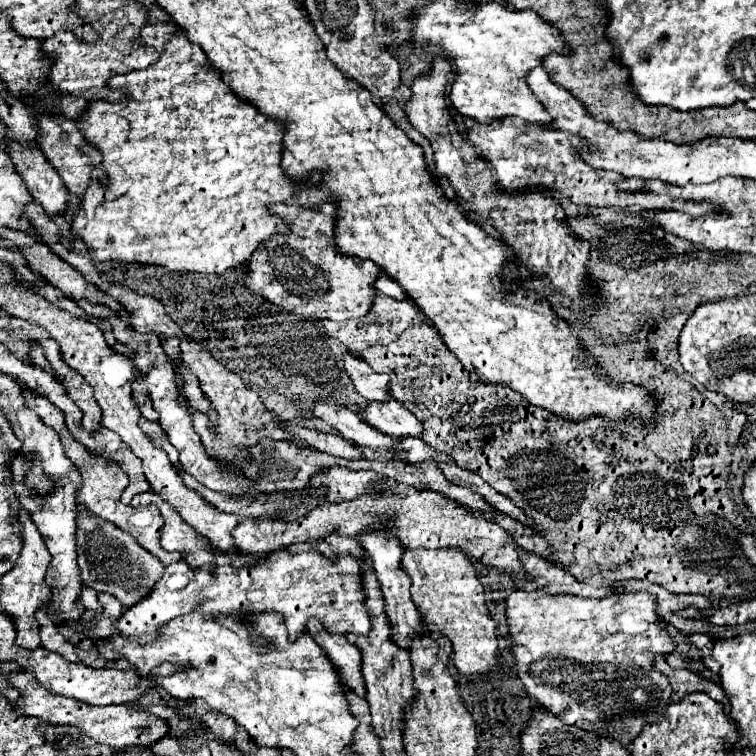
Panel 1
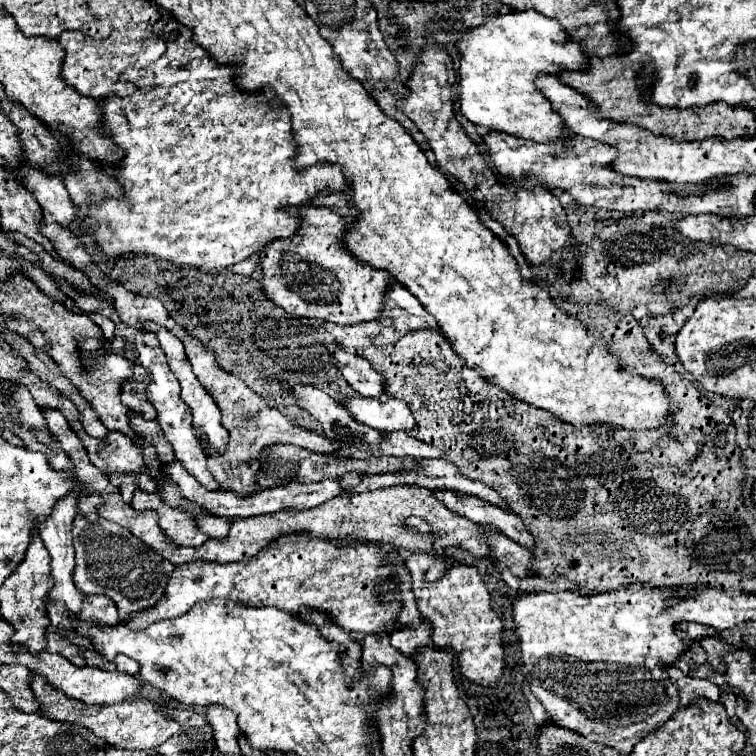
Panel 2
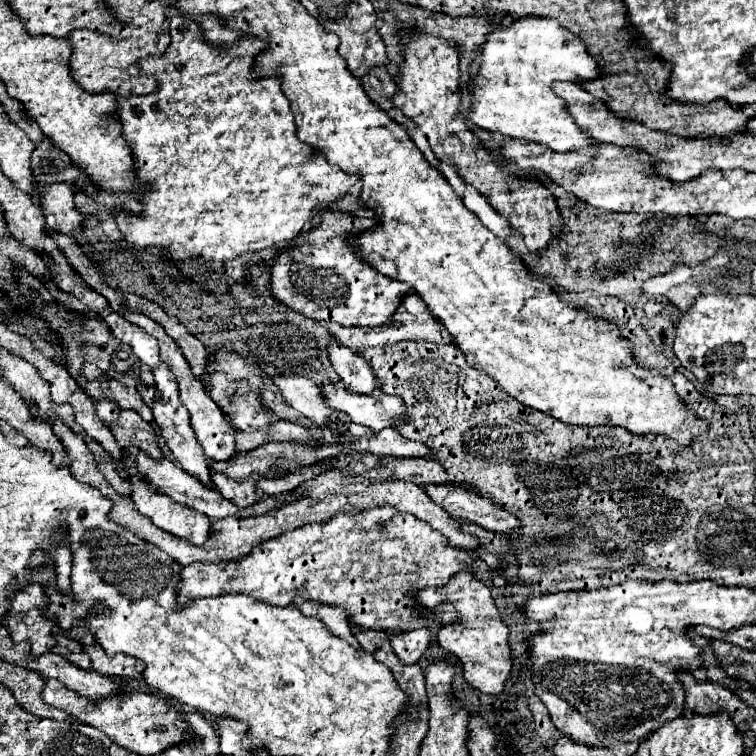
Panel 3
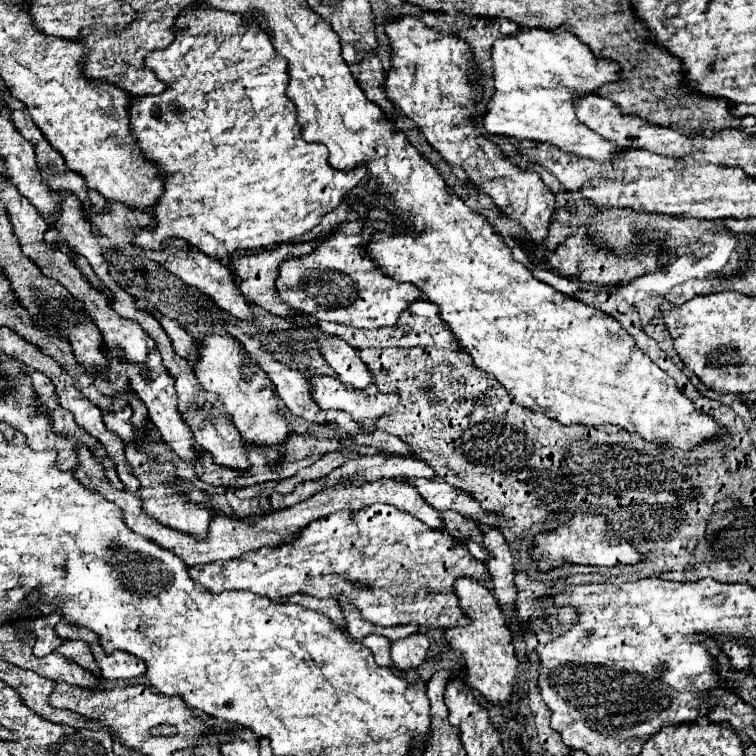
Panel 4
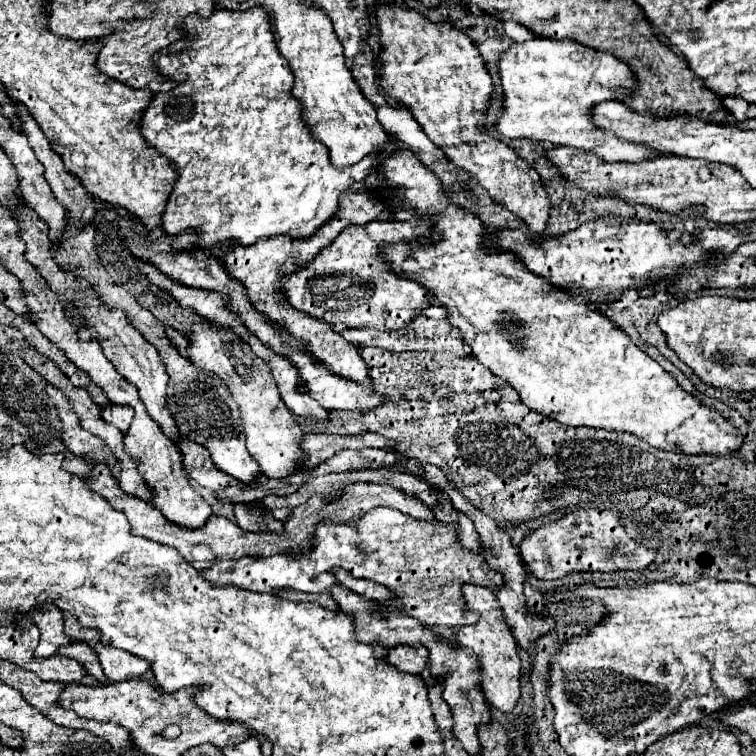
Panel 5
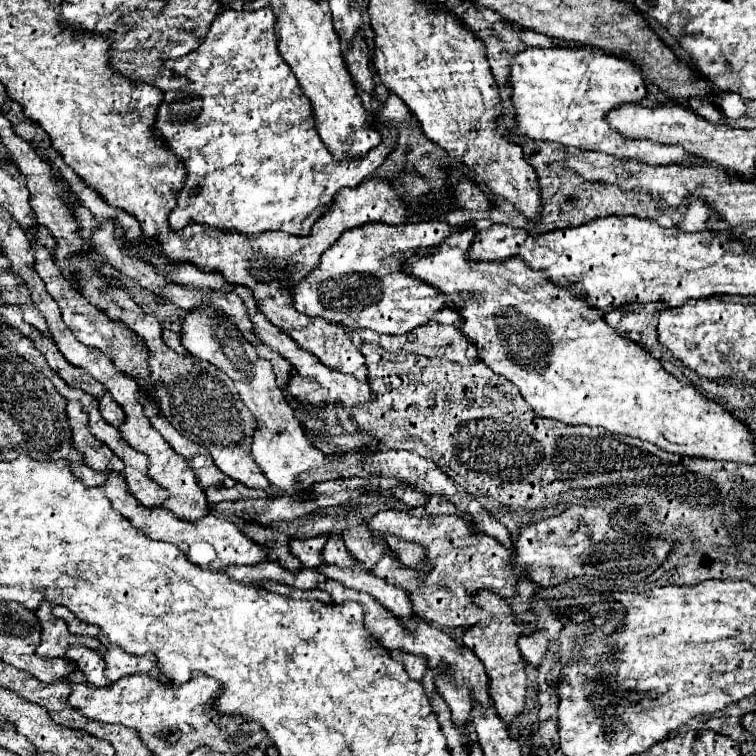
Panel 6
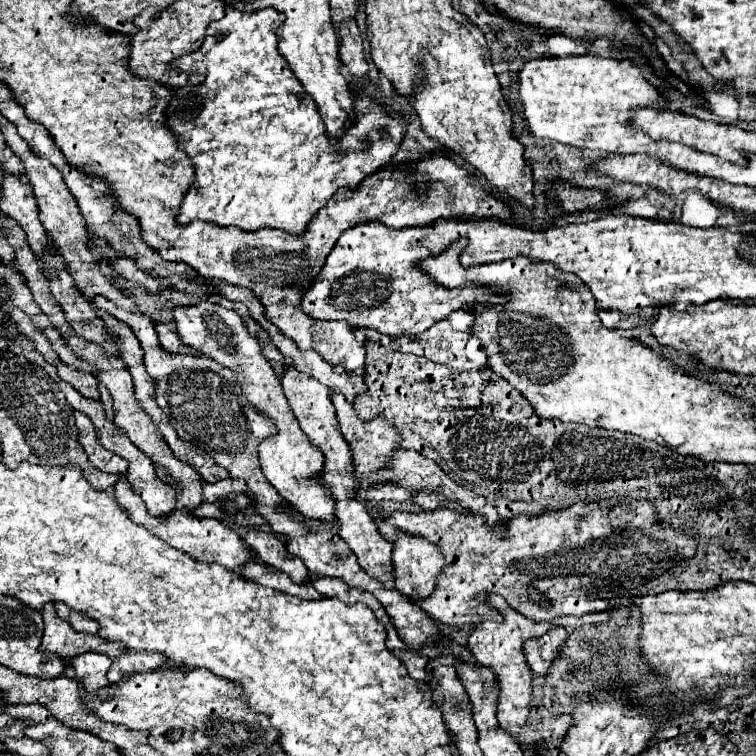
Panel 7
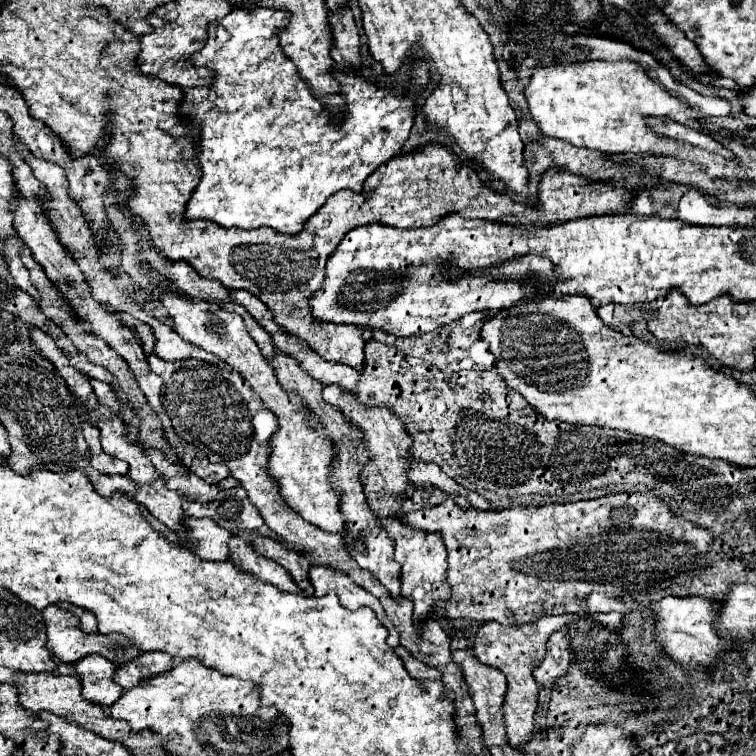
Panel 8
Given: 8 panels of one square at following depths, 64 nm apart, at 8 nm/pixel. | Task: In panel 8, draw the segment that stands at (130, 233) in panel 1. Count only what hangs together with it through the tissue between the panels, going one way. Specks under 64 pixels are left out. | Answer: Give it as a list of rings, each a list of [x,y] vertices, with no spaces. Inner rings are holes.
[[[232,10],[222,18],[222,25],[216,27],[212,22],[208,26],[204,48],[190,56],[192,66],[214,70],[214,78],[210,86],[184,88],[184,100],[178,104],[178,116],[186,124],[198,128],[194,144],[204,174],[186,204],[188,220],[204,218],[224,228],[236,226],[244,230],[270,226],[282,234],[298,234],[304,222],[324,206],[332,194],[342,188],[360,192],[366,176],[396,156],[410,134],[414,124],[414,94],[428,84],[428,68],[424,64],[414,70],[414,86],[406,98],[380,90],[360,76],[334,70],[346,100],[348,116],[338,128],[332,128],[328,112],[322,108],[324,104],[316,102],[308,86],[300,80],[296,66],[280,50],[276,32],[288,24],[288,18],[290,14],[284,10]]]

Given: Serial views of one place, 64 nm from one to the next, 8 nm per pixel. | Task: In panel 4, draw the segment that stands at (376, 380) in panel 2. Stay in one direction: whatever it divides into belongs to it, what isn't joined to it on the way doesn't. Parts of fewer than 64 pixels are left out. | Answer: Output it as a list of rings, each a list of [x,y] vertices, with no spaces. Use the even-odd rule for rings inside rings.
[[[318,334],[318,342],[320,342],[320,352],[324,354],[332,370],[338,374],[342,384],[354,390],[368,390],[372,386],[372,374],[360,360],[358,350],[350,348],[344,340],[336,336]]]

